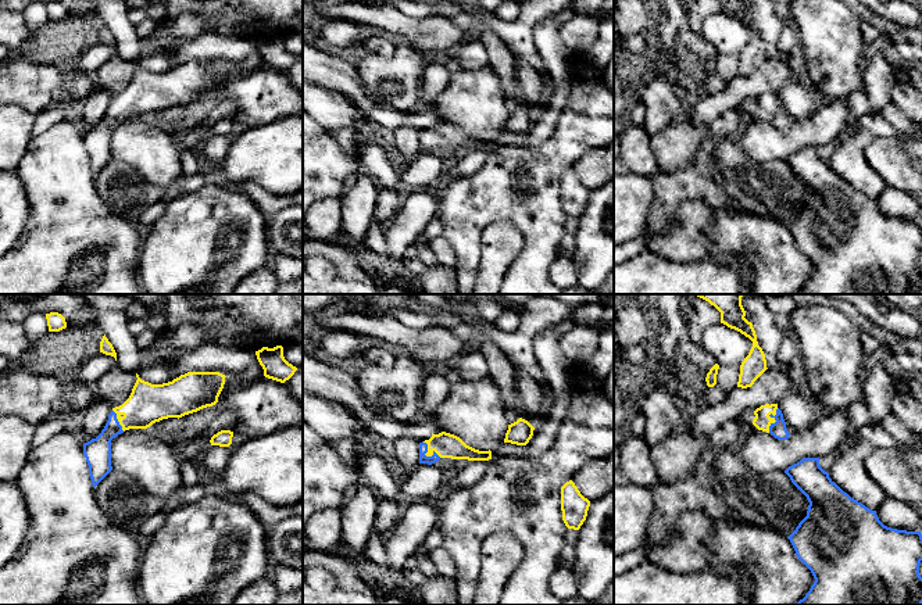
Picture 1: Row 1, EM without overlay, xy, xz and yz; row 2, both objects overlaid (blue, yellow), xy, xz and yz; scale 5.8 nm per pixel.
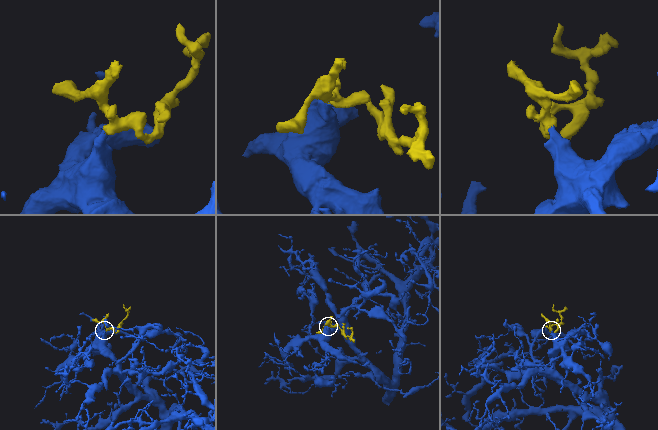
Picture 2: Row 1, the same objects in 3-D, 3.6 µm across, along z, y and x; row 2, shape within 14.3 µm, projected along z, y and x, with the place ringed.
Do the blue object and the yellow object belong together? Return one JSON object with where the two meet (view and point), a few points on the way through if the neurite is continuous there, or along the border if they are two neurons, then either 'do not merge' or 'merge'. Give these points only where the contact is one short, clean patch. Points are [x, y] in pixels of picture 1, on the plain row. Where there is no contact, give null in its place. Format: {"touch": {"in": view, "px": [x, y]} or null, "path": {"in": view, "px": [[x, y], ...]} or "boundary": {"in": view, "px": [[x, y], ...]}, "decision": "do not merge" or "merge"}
{"touch": {"in": "yz", "px": [775, 108]}, "path": {"in": "yz", "px": [[778, 118], [775, 108], [763, 110]]}, "decision": "merge"}

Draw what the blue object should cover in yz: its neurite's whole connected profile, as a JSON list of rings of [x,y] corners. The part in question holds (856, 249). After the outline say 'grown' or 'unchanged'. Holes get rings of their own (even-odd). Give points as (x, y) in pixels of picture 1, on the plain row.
[[[803,147],[785,162],[807,186],[807,205],[787,226],[815,271],[794,294],[922,294],[921,221],[885,215],[871,200],[832,171],[819,147]]]; unchanged

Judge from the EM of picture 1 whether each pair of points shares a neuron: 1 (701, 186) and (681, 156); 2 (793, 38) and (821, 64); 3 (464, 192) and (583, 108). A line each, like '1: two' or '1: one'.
1: two
2: two
3: one

